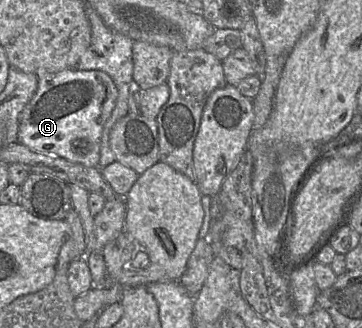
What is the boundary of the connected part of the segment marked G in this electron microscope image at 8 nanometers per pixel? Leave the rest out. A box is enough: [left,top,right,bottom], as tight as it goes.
[17,69,118,168]

